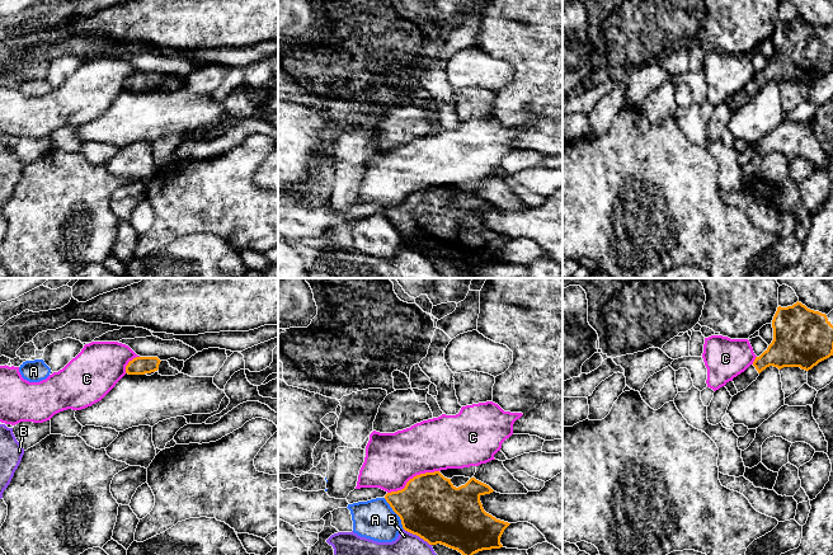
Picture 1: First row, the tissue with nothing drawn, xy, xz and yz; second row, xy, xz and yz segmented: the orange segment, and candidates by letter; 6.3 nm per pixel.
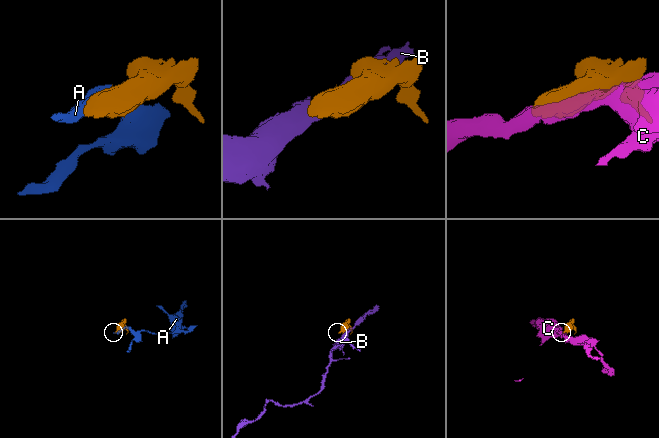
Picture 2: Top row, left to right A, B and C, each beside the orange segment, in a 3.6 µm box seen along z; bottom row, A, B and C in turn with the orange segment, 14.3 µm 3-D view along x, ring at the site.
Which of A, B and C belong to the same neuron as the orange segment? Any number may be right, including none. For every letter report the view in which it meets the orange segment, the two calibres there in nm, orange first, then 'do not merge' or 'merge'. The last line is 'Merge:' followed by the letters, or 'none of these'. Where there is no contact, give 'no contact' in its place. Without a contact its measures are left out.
A: xz | 400/260 nm | do not merge
B: xz | 400/140 nm | do not merge
C: xz | 400/340 nm | do not merge
Merge: none of these

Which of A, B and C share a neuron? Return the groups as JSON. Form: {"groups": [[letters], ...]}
{"groups": [["A"], ["B"], ["C"]]}

